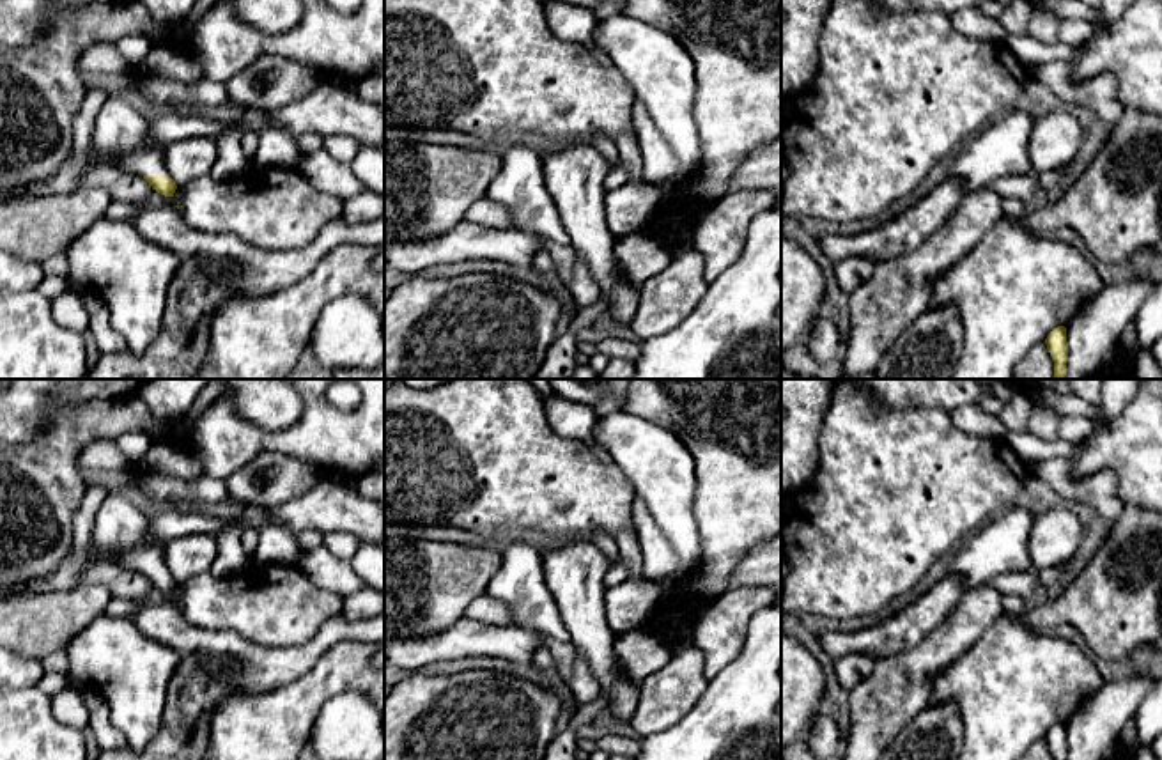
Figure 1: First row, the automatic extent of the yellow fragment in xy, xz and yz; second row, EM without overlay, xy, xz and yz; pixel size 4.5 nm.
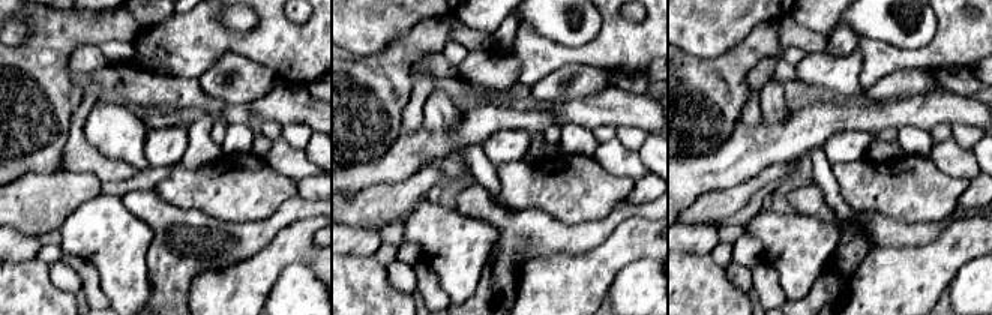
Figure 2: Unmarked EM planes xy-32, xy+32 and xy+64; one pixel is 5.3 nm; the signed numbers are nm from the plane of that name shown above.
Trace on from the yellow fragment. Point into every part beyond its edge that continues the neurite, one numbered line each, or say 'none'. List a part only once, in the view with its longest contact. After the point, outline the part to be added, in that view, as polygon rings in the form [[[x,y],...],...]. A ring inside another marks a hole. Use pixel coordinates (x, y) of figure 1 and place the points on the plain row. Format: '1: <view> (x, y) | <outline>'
1: xy (121, 528) | [[[106,491],[90,539],[115,556],[117,567],[143,572],[168,572],[165,547],[149,535],[151,514],[133,498]]]

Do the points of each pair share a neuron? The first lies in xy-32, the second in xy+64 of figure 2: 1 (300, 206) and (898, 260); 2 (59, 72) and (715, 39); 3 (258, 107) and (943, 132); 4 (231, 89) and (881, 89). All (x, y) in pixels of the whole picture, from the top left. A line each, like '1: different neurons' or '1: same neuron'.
1: different neurons
2: different neurons
3: different neurons
4: same neuron

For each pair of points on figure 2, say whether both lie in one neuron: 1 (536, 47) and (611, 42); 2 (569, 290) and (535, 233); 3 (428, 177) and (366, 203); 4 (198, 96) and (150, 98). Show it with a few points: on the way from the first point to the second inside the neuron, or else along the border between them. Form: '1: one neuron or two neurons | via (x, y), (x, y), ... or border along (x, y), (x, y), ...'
1: one neuron | via (554, 54), (593, 54)
2: two neurons | border along (583, 252), (538, 254), (524, 264), (520, 275)
3: one neuron | via (413, 189), (399, 198), (381, 203)
4: one neuron | via (186, 96), (162, 96)

